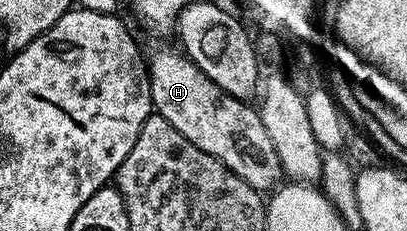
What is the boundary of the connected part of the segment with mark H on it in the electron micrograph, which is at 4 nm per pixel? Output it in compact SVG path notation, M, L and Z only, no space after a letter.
M161 43L147 55L154 112L171 121L191 145L203 149L203 153L211 153L211 157L227 165L231 173L247 181L247 185L256 191L265 193L276 188L283 179L279 153L275 153L275 145L271 145L271 136L267 134L256 106L219 89L219 85L198 69L188 55L173 47Z

